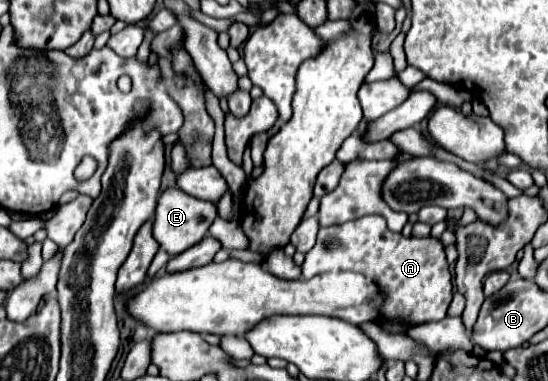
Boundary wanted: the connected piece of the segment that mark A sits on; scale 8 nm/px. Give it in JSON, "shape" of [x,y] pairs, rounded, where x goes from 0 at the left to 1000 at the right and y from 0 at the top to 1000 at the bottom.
{"shape":[[[668,564],[624,591],[591,596],[580,612],[573,648],[551,690],[551,727],[569,732],[599,711],[650,711],[675,727],[693,769],[701,769],[690,827],[693,848],[715,848],[719,837],[748,853],[803,843],[814,832],[825,790],[825,722],[803,627],[715,612],[693,564]]]}

